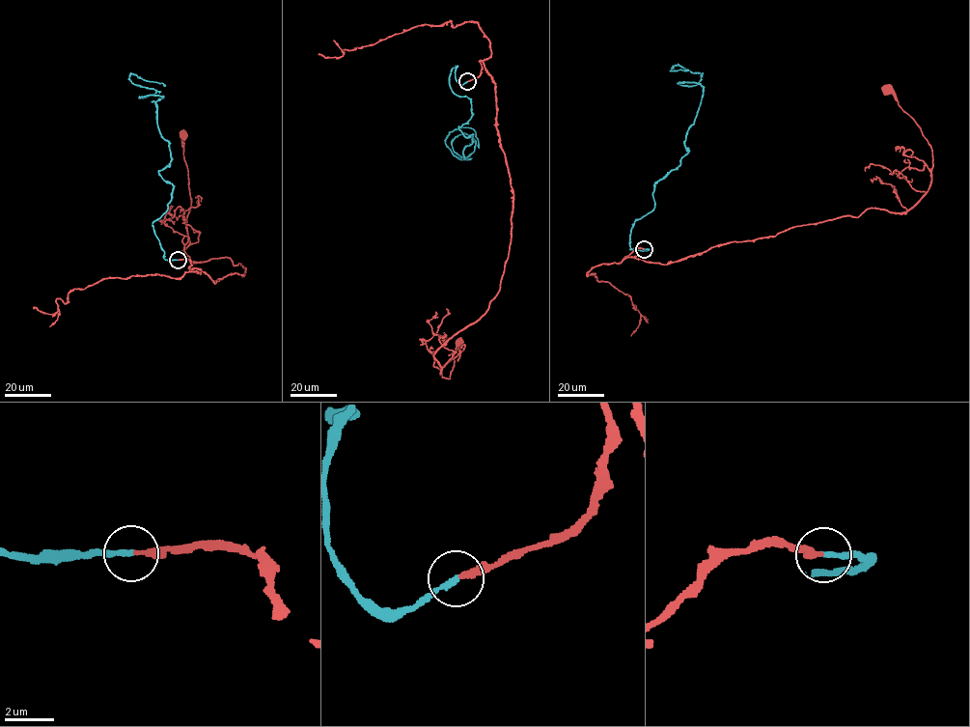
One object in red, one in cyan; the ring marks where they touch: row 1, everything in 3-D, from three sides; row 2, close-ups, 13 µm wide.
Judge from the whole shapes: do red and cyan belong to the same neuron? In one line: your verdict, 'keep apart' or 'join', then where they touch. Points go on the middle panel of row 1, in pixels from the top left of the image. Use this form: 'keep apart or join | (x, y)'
join | (467, 81)

